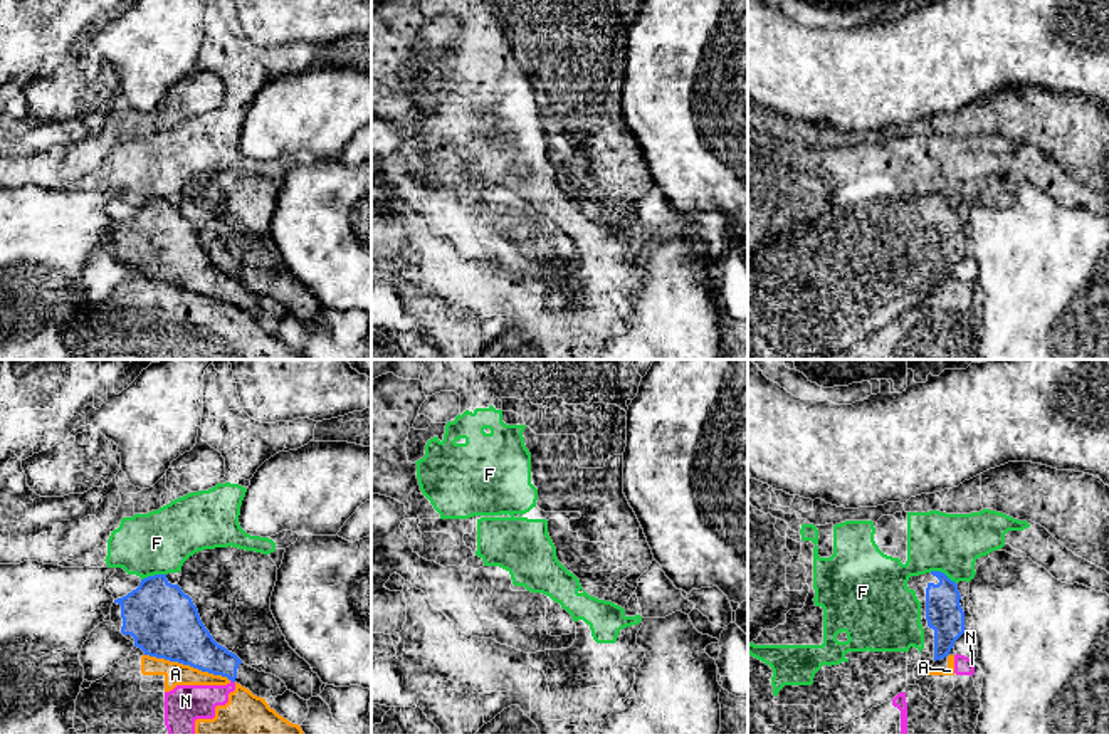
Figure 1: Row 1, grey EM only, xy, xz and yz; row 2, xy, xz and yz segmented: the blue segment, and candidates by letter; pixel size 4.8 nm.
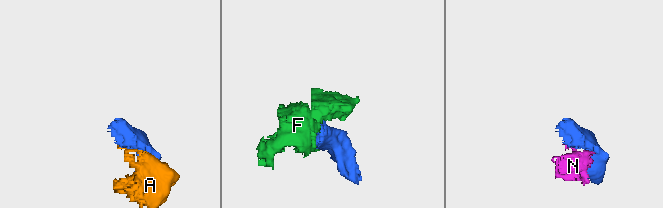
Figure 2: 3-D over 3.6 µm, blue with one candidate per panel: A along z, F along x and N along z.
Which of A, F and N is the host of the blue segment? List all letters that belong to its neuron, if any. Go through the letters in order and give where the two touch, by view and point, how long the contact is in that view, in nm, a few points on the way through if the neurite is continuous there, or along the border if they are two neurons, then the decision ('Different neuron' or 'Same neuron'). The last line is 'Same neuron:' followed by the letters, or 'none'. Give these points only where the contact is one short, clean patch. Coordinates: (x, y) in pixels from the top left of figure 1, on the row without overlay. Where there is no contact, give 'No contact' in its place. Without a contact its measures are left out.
A: Touches blue at xy (187, 288). Shared border 420 nm. Different neuron
F: Touches blue at yz (943, 197). Shared border 140 nm. Same neuron
N: Touches blue at xy (232, 304). Shared border 30 nm. Different neuron
Same neuron: F

